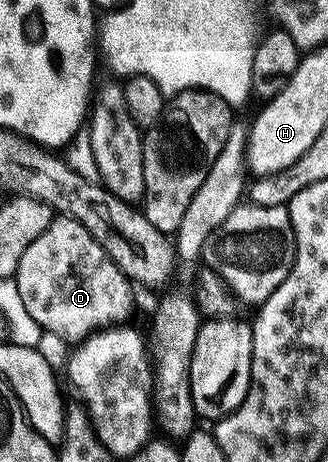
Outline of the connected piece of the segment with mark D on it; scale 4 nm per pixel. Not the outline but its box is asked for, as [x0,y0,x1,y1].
[16,216,134,343]

